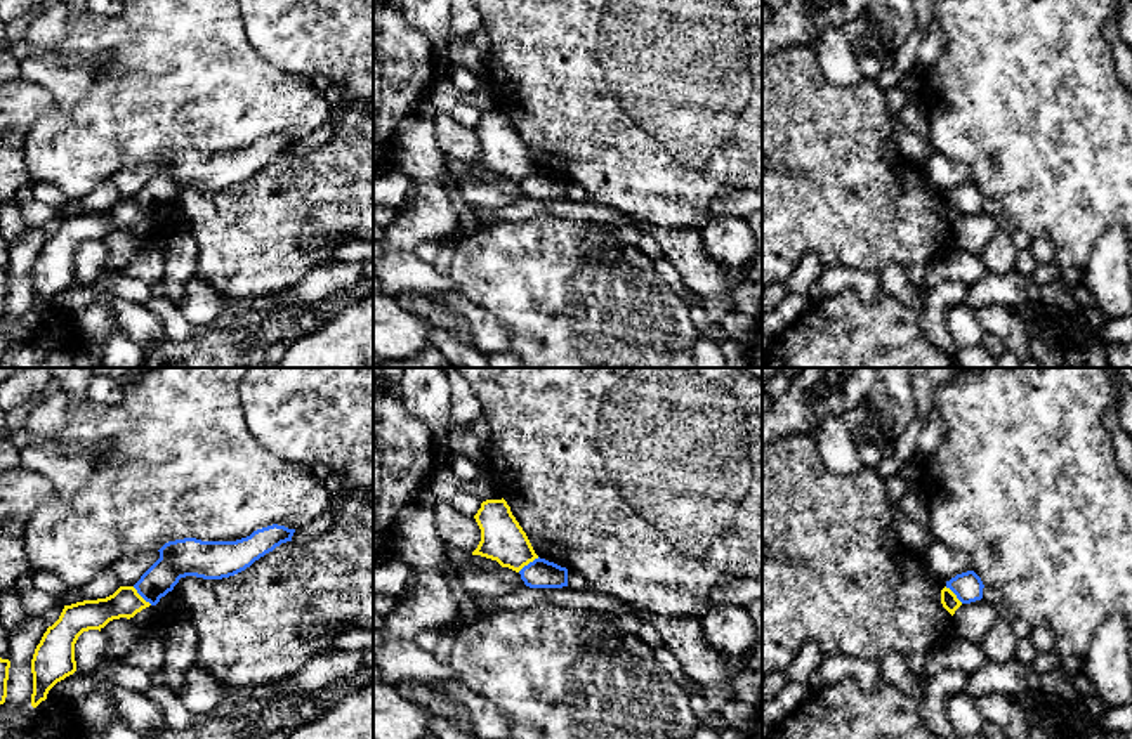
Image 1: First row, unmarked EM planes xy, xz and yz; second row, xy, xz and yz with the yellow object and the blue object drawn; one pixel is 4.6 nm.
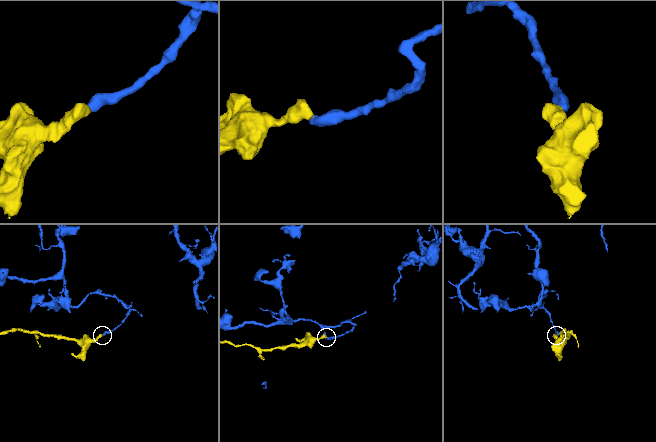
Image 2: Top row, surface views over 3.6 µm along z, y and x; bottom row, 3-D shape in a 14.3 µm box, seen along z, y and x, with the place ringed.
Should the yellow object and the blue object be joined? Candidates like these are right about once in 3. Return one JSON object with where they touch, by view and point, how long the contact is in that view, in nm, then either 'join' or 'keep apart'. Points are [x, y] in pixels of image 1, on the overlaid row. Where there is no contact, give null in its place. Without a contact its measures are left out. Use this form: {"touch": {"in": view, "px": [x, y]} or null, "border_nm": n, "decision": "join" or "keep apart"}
{"touch": {"in": "xy", "px": [141, 597]}, "border_nm": 130, "decision": "keep apart"}

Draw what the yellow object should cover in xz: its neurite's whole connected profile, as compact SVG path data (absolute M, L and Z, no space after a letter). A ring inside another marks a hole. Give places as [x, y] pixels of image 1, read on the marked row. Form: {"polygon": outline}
{"polygon": "M503 498L483 501L474 519L481 529L481 541L472 555L497 560L516 572L538 559Z"}

